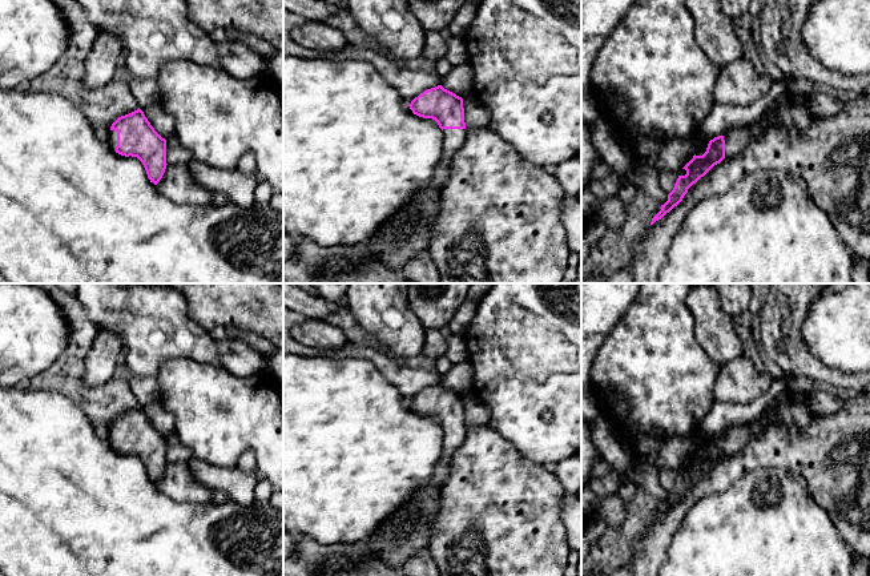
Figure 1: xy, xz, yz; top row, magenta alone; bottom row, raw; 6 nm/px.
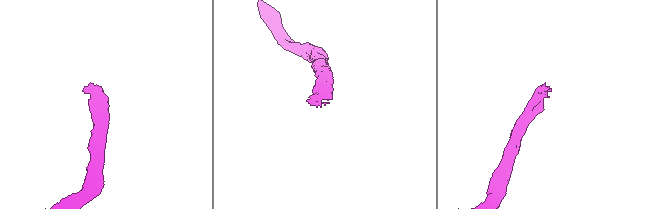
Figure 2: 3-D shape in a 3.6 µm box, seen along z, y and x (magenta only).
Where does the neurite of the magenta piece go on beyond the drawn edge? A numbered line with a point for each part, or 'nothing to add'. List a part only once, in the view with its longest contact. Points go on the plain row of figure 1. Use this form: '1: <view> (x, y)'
1: xy (112, 435)

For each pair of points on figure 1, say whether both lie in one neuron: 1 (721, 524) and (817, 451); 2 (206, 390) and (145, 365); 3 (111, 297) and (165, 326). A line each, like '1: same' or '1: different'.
1: different
2: different
3: same

